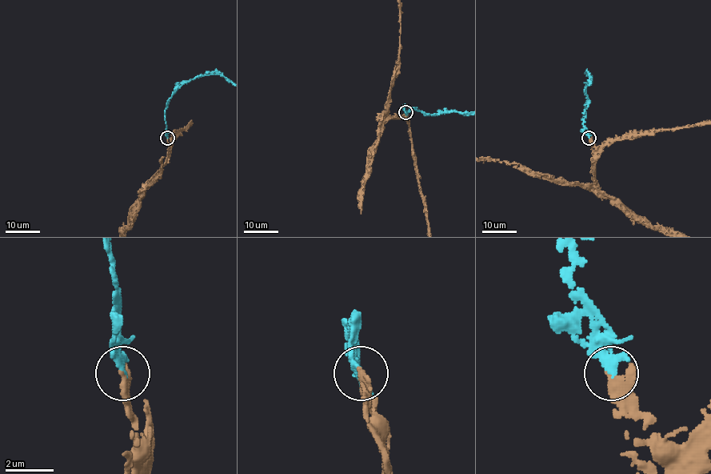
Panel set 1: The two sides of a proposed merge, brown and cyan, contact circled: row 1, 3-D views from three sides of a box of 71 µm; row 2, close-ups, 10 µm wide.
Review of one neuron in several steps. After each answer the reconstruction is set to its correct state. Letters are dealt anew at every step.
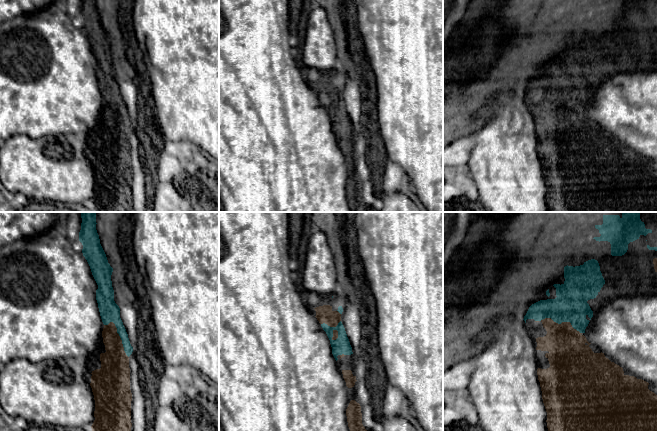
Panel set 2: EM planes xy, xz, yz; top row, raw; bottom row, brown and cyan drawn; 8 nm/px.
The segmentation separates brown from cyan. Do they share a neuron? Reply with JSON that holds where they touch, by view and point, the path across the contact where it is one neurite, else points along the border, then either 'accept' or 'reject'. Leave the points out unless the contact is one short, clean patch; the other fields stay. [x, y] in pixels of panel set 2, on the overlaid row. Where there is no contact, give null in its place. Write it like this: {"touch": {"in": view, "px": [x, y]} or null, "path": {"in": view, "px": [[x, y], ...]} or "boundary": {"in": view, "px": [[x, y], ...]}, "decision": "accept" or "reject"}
{"touch": {"in": "xy", "px": [119, 336]}, "decision": "accept"}

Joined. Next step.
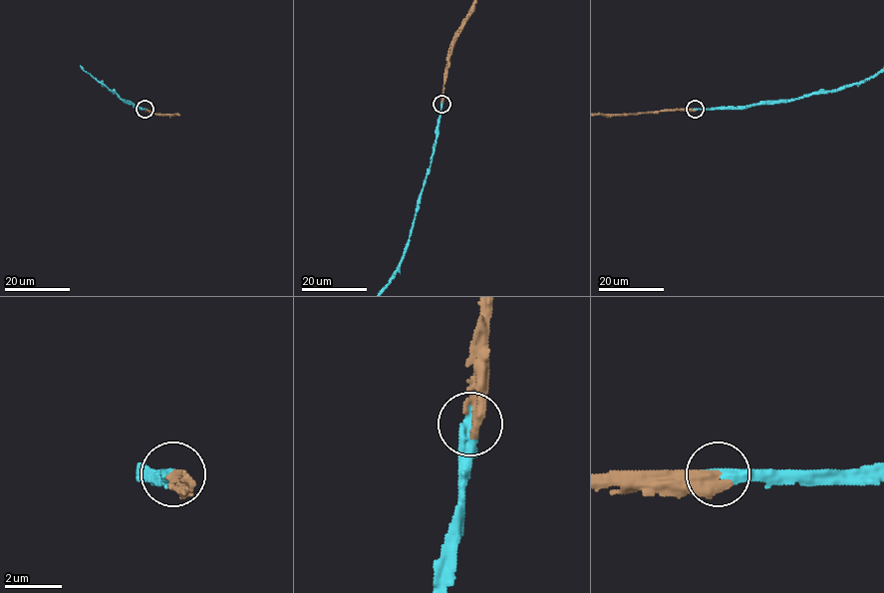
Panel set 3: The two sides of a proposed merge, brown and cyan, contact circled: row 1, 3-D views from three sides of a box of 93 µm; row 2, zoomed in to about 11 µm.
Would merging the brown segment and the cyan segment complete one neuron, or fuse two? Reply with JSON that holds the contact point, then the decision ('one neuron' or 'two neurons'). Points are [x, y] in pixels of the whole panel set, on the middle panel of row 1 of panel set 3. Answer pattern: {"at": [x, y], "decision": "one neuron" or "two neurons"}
{"at": [442, 104], "decision": "one neuron"}

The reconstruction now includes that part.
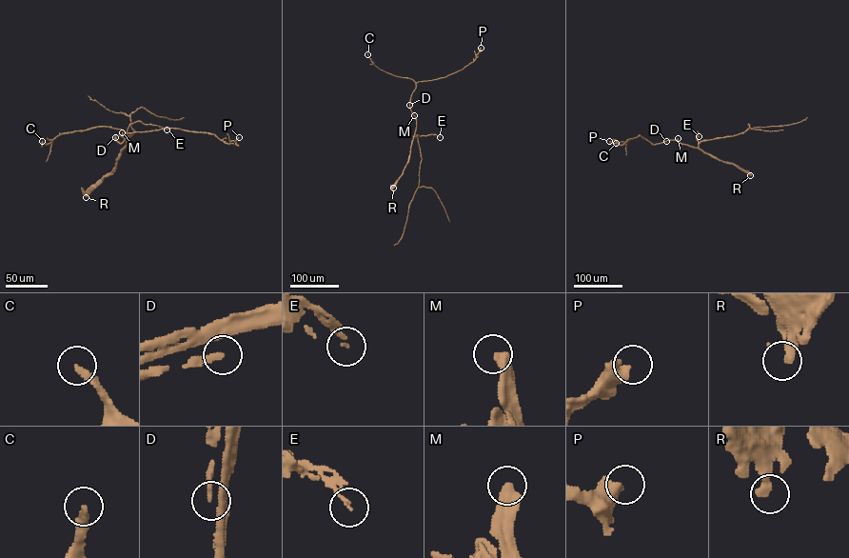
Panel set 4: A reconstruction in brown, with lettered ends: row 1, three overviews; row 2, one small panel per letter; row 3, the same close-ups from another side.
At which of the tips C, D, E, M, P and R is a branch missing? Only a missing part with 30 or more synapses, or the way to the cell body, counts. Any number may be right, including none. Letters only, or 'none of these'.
M

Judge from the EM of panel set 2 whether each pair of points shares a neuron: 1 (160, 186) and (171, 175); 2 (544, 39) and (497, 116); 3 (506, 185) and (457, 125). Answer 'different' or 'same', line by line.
1: different
2: different
3: different

